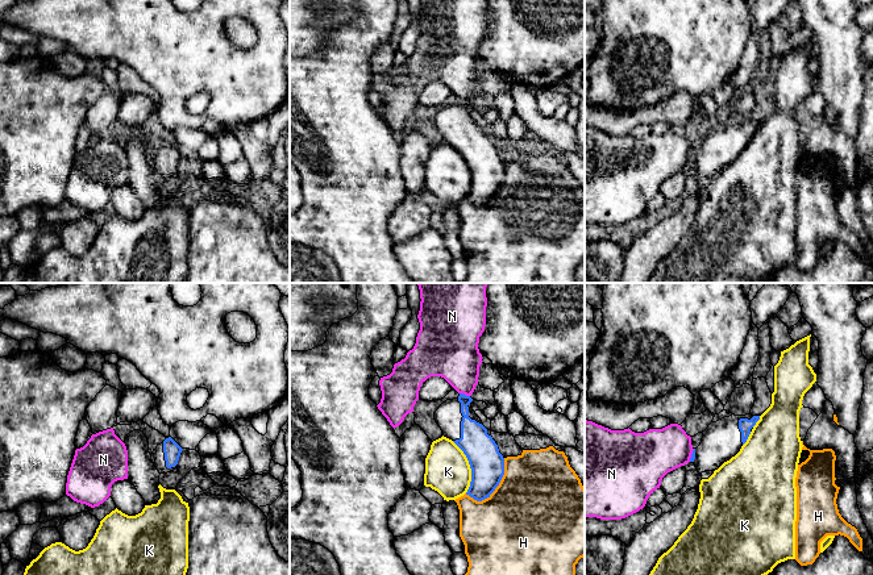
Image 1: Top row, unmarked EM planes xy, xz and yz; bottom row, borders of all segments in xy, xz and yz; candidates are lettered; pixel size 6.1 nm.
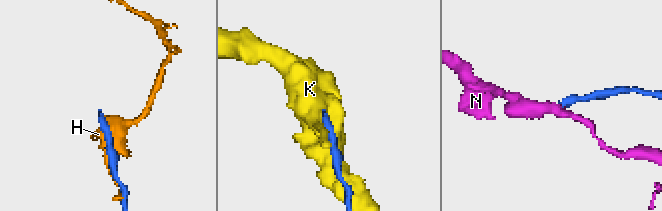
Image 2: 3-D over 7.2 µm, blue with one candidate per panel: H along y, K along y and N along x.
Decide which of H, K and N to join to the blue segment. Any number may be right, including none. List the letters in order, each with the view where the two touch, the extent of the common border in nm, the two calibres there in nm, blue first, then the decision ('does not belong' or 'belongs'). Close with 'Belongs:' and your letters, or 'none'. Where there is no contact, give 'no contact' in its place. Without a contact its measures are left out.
H: meets blue in xz; contact 340 nm long; 200 nm thick on the blue side, 500 nm on the other; does not belong
K: meets blue in xz; contact 340 nm long; 200 nm thick on the blue side, 280 nm on the other; does not belong
N: meets blue in xz; contact 70 nm long; 160 nm thick on the blue side, 300 nm on the other; belongs
Belongs: N

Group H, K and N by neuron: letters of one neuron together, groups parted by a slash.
H / K / N

